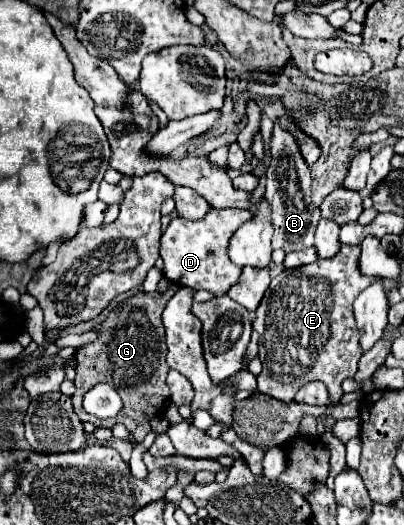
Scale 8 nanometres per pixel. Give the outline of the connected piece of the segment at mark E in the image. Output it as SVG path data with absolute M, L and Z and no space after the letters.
M341 246L337 256L329 260L317 260L309 266L283 270L275 276L257 308L257 318L253 322L253 330L259 332L259 360L263 362L263 372L257 376L257 390L281 402L291 402L297 388L311 380L325 382L333 404L337 404L343 396L341 382L345 378L353 378L357 372L357 362L361 358L361 348L355 334L353 322L353 300L359 296L363 288L375 282L375 276L363 276L359 272L359 246Z

